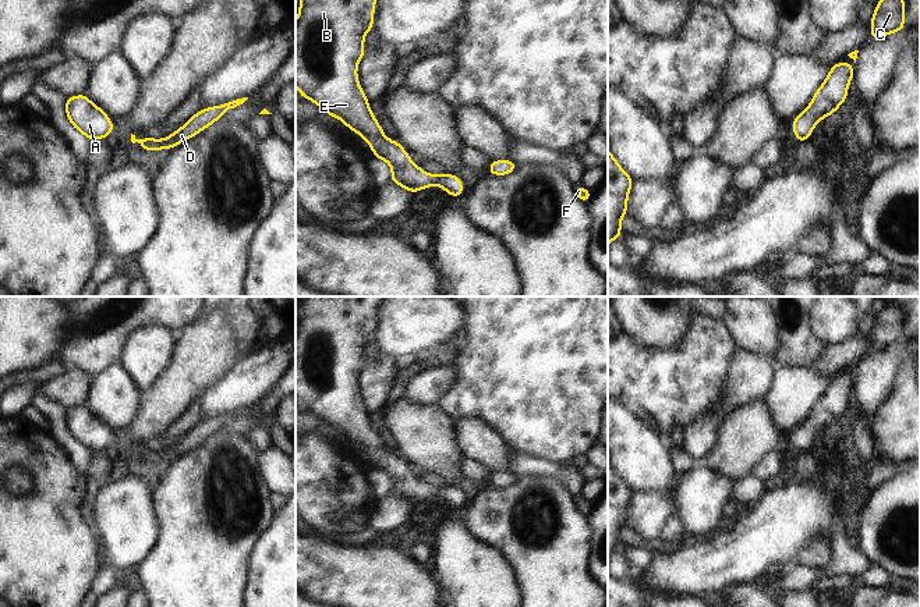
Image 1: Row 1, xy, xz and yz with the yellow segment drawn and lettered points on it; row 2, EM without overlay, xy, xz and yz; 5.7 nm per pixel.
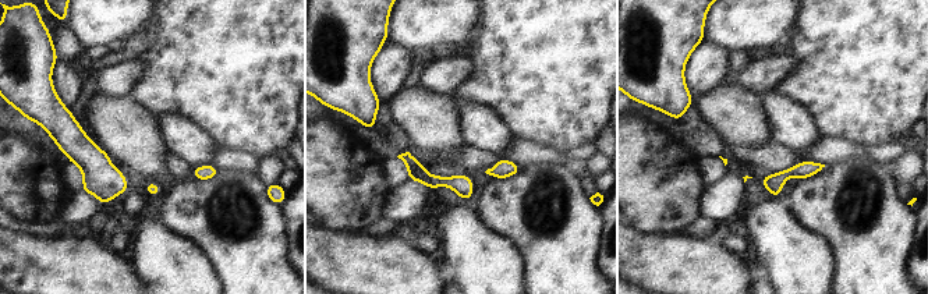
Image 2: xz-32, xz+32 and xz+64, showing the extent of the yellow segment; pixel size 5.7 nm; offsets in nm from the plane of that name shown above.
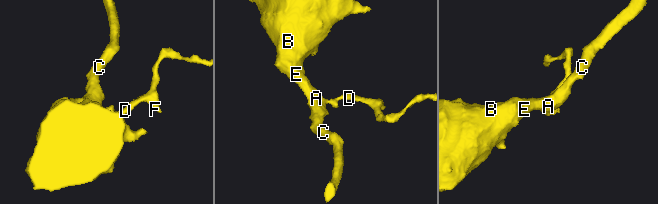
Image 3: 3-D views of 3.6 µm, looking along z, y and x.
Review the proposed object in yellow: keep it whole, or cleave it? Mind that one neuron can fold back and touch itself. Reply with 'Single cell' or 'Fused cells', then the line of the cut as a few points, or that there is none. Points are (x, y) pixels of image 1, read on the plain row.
Single cell. No split

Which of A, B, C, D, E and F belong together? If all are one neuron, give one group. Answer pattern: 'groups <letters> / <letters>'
groups A B C D E F

